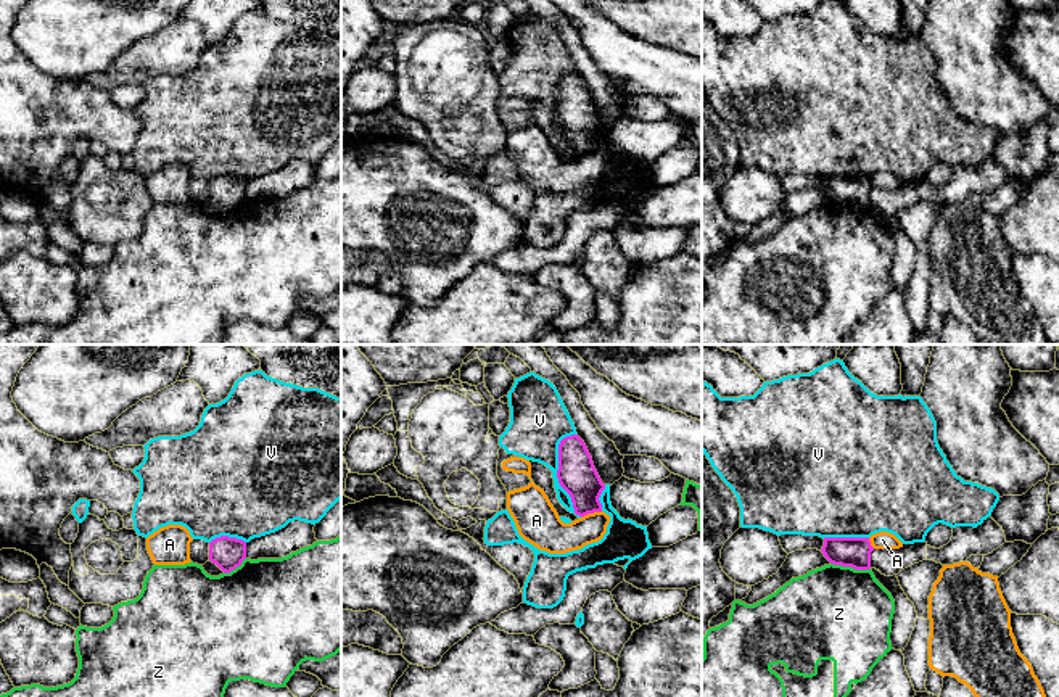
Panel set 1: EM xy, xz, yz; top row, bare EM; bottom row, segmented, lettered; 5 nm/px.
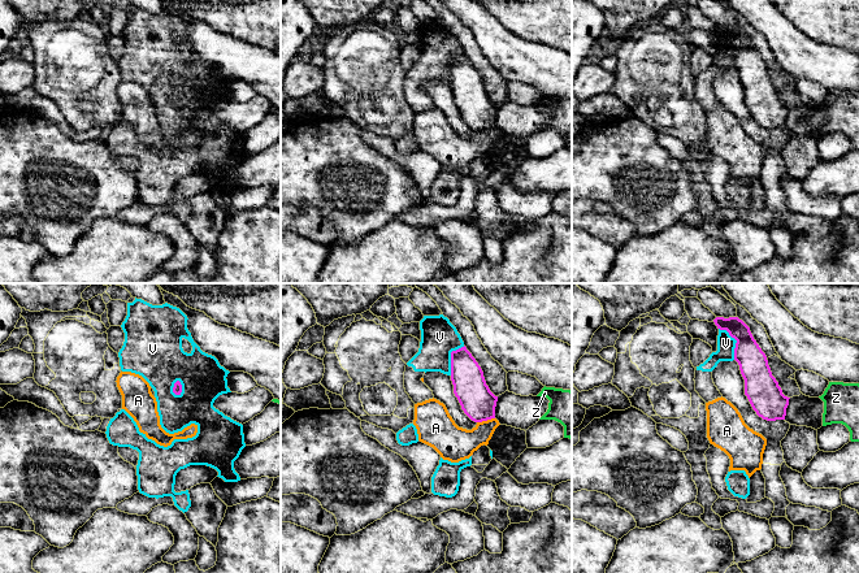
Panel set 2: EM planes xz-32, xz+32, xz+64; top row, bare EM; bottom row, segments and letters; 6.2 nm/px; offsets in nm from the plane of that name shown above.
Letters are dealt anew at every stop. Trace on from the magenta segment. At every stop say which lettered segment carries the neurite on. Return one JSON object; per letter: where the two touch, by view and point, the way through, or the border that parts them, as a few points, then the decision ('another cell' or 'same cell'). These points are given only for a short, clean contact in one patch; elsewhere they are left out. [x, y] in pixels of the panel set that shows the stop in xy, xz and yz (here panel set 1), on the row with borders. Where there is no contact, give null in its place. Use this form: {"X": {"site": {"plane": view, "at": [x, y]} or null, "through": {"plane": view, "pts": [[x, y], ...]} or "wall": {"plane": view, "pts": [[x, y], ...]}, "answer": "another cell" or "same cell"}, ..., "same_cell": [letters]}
{"A": {"site": {"plane": "xz", "at": [591, 512]}, "wall": {"plane": "xz", "pts": [[601, 511], [581, 517]]}, "answer": "another cell"}, "V": {"site": {"plane": "xz", "at": [557, 474]}, "answer": "another cell"}, "Z": {"site": {"plane": "yz", "at": [850, 565]}, "answer": "another cell"}, "same_cell": []}

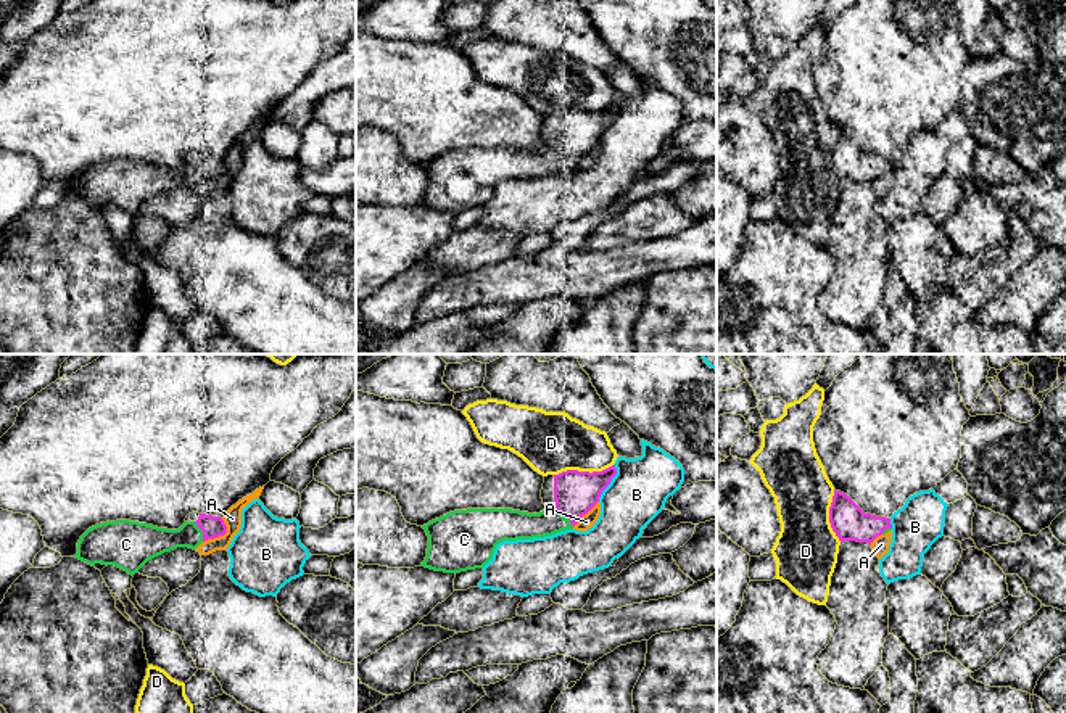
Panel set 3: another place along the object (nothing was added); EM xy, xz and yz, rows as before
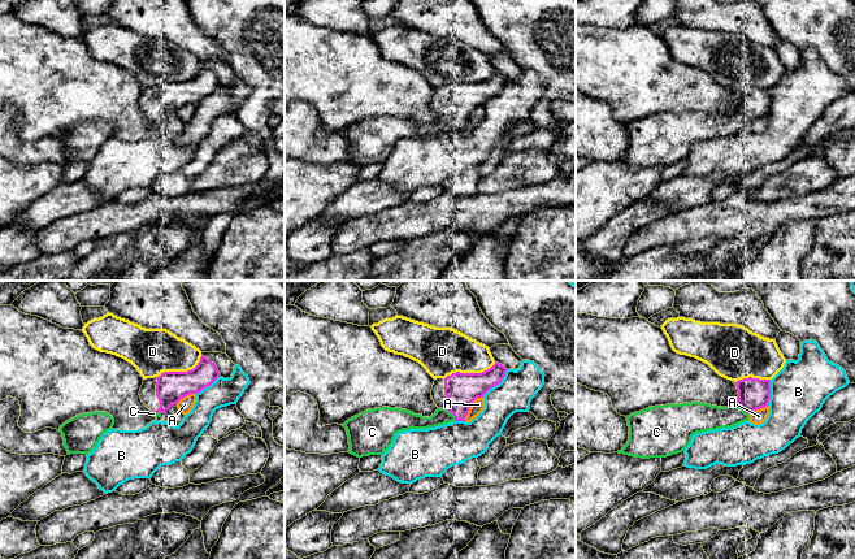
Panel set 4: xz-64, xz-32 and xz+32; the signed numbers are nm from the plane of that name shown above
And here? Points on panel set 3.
{"A": {"site": {"plane": "xy", "at": [221, 535]}, "answer": "another cell"}, "B": {"site": {"plane": "xz", "at": [609, 483]}, "wall": {"plane": "xz", "pts": [[614, 464], [615, 475], [598, 501]]}, "answer": "another cell"}, "C": {"site": {"plane": "xz", "at": [564, 515]}, "answer": "same cell"}, "D": {"site": {"plane": "xz", "at": [583, 472]}, "answer": "another cell"}, "same_cell": ["C"]}

